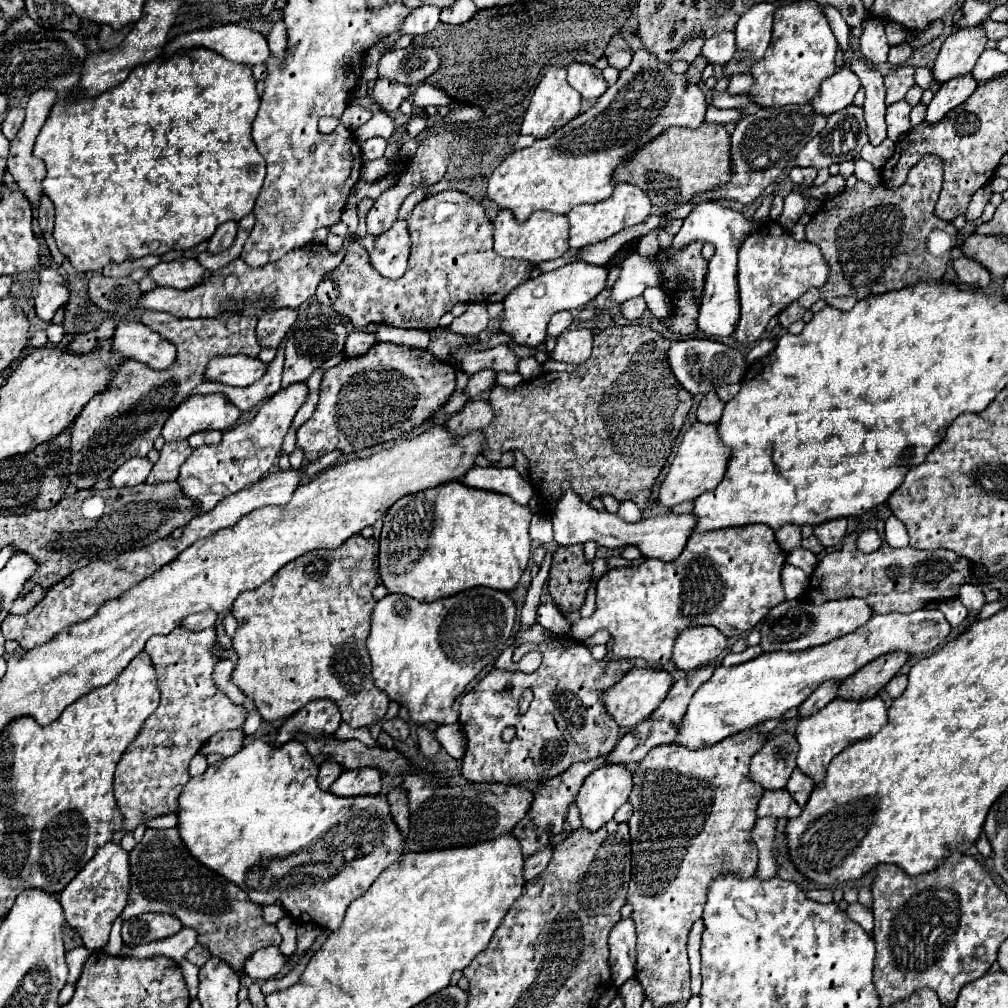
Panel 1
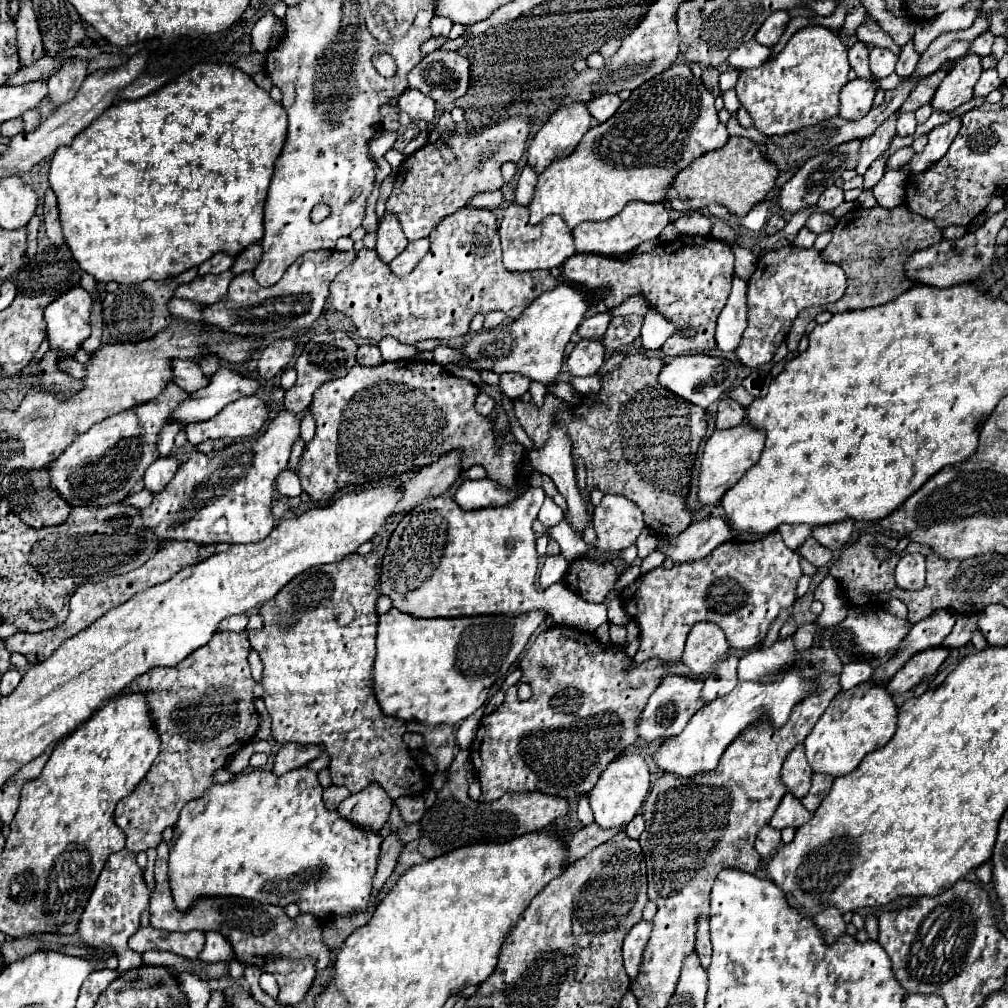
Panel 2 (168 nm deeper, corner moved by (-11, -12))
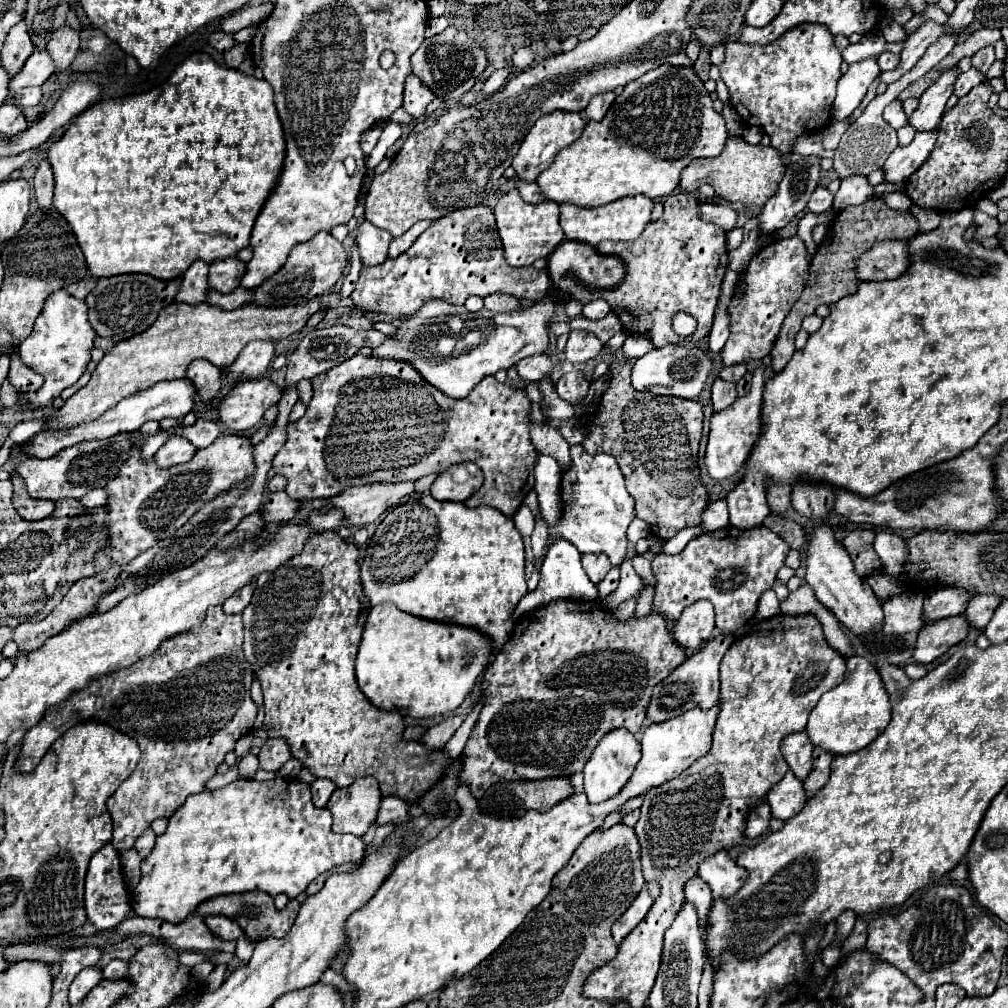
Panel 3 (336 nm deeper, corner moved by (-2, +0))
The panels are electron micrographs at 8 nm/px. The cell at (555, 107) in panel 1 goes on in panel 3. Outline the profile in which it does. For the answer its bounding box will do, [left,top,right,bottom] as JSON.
[512,112,584,182]

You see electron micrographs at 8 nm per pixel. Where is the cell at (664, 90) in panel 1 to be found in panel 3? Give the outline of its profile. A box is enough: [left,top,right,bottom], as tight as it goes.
[536,64,728,208]

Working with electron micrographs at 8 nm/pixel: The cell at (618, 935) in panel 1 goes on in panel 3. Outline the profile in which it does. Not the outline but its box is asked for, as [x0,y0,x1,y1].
[612,888,652,944]

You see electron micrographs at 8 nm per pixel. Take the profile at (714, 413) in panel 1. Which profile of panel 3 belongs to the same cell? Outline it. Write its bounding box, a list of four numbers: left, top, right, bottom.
[712,378,738,412]

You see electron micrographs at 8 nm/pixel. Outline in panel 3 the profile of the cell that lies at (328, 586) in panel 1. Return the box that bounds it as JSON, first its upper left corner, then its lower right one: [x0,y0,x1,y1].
[242,532,452,804]

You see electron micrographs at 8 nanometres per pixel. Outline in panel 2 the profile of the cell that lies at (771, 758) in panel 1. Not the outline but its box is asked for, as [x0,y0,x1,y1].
[781,744,813,798]

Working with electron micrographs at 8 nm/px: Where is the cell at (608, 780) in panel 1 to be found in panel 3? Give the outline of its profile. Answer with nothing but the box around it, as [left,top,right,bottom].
[584,728,640,802]

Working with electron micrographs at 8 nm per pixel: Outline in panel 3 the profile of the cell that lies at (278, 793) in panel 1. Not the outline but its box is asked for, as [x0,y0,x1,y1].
[134,778,366,922]

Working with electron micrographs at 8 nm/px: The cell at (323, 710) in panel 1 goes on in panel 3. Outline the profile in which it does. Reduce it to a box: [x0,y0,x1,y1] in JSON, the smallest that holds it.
[258,738,290,772]

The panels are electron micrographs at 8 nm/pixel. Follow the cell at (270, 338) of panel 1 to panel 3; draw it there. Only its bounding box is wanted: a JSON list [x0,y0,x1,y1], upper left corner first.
[228,340,274,382]

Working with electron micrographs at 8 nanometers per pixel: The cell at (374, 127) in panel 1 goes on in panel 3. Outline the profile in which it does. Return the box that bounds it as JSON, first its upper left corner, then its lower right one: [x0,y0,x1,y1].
[362,122,388,156]

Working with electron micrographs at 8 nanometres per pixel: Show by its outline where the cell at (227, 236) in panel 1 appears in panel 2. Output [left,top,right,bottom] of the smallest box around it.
[197,254,233,276]

